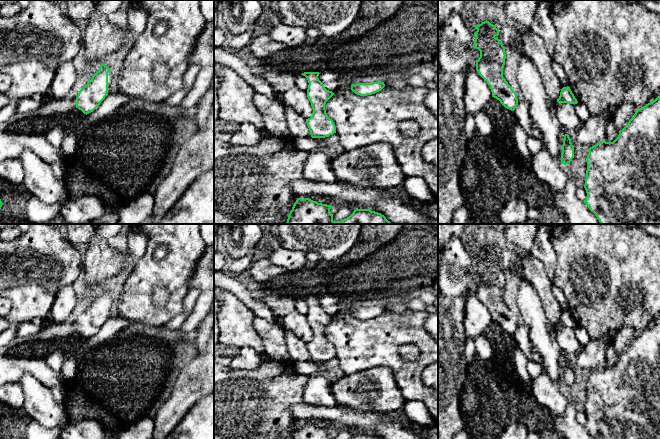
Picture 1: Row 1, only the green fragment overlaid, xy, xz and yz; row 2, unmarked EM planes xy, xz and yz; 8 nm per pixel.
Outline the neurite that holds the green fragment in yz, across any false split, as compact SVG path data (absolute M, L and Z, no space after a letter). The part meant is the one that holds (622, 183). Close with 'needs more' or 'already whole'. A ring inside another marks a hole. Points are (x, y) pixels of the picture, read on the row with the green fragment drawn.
M660 95L642 108L637 109L613 142L602 141L590 147L586 161L587 170L584 188L587 196L584 203L596 215L601 224L660 224Z | already whole

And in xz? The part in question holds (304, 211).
M298 198L286 224L393 224L381 213L358 208L349 217L334 221L331 207L332 205L318 203L309 198Z | already whole

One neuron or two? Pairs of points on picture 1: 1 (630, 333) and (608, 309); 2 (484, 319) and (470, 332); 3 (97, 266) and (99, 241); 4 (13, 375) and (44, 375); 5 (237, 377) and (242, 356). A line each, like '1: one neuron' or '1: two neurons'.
1: two neurons
2: one neuron
3: one neuron
4: one neuron
5: two neurons

